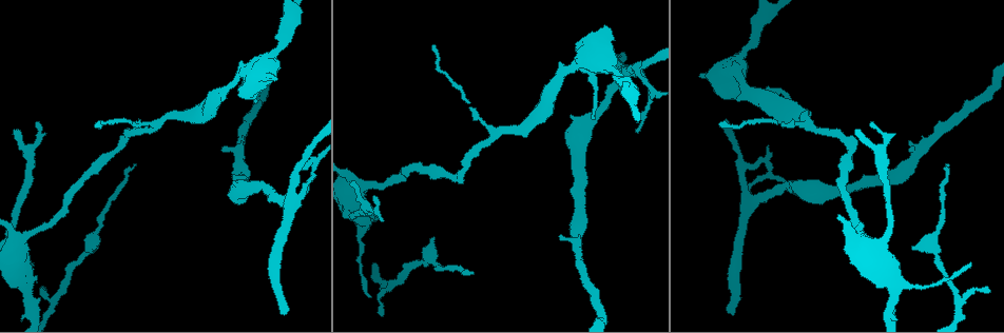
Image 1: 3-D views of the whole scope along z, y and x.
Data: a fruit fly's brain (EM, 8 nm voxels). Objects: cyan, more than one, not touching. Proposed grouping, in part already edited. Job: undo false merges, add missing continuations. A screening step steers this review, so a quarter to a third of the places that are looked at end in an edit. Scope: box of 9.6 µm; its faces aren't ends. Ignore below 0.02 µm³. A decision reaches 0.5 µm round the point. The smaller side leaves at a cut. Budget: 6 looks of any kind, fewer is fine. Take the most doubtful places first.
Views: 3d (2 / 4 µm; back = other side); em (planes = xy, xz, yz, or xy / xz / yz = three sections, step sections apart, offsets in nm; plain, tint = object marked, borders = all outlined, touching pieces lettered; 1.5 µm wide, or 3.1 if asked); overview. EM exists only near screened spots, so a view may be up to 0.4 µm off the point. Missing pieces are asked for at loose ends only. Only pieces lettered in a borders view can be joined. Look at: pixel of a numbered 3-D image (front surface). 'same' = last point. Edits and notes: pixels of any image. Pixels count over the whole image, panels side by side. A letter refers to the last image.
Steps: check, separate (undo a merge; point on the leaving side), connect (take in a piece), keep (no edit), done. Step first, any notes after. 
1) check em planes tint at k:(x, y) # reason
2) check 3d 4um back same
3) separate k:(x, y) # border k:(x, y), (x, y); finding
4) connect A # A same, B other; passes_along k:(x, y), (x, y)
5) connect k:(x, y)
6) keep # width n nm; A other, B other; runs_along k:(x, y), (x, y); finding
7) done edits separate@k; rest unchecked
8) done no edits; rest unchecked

check em xy step 8 tint at 1:(626, 57) # long arm stops here

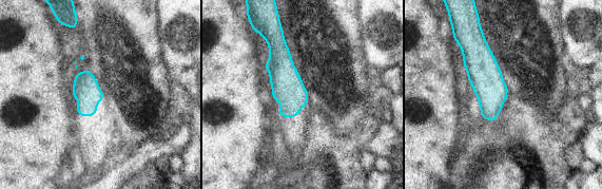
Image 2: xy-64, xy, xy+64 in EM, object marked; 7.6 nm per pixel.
check em planes borders same

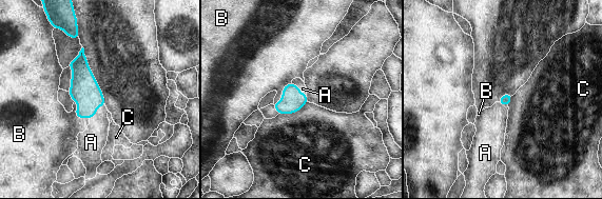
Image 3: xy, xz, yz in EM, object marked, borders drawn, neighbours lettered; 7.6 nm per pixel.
connect 3:(303, 88) # longest_contact C 240 nm; A same, B other, C other; the cell continues

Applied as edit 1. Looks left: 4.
check 3d 2um back at 1:(988, 291) # thin end

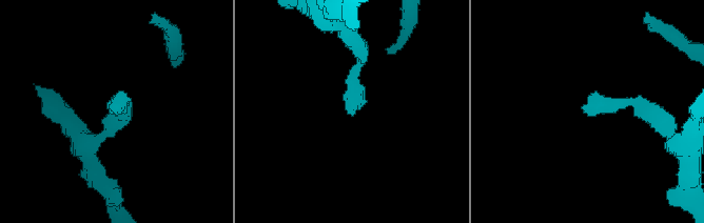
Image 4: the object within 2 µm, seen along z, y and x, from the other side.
check em planes borders at 4:(585, 109)

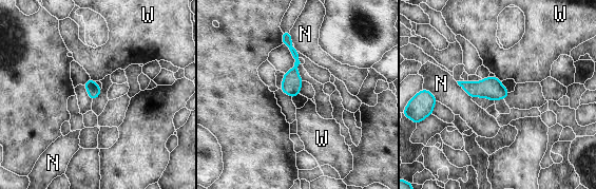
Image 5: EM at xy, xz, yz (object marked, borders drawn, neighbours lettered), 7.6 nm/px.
keep # width 100 nm; N other, W other; no lettered piece goes on from it

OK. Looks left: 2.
check em planes borders at 1:(16, 131) # an open end

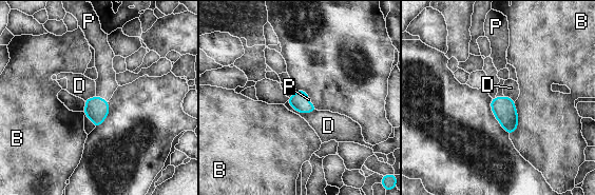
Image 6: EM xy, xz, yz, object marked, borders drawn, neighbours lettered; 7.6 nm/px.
connect 6:(106, 83) # B other, D other, P same; passes_along 6:(96, 109), (101, 98), (106, 83); the cell continues

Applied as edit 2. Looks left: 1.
done edits connect@3, connect@6; rest unchecked

